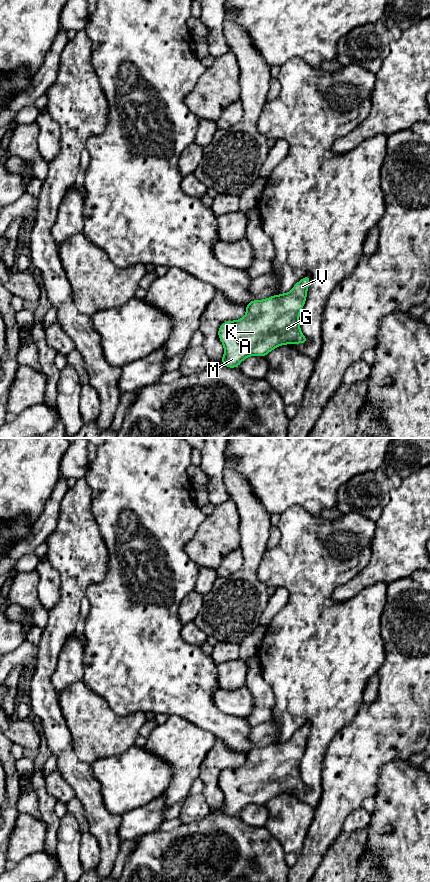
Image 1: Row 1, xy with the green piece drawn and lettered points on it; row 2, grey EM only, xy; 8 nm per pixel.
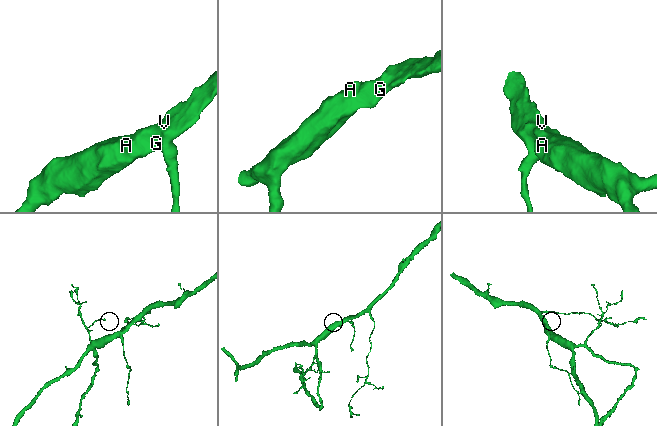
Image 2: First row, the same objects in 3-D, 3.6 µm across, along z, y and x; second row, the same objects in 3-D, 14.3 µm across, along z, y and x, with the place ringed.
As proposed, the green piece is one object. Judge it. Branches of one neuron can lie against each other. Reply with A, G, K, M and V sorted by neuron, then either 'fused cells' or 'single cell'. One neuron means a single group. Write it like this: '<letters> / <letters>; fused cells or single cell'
A G K M V; single cell

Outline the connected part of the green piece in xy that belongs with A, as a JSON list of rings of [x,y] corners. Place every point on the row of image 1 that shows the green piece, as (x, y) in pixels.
[[[306,275],[289,293],[252,300],[246,305],[243,318],[222,323],[218,329],[224,346],[220,362],[226,367],[238,368],[249,356],[265,357],[281,345],[307,343],[300,329],[299,316],[309,283],[310,276]]]

